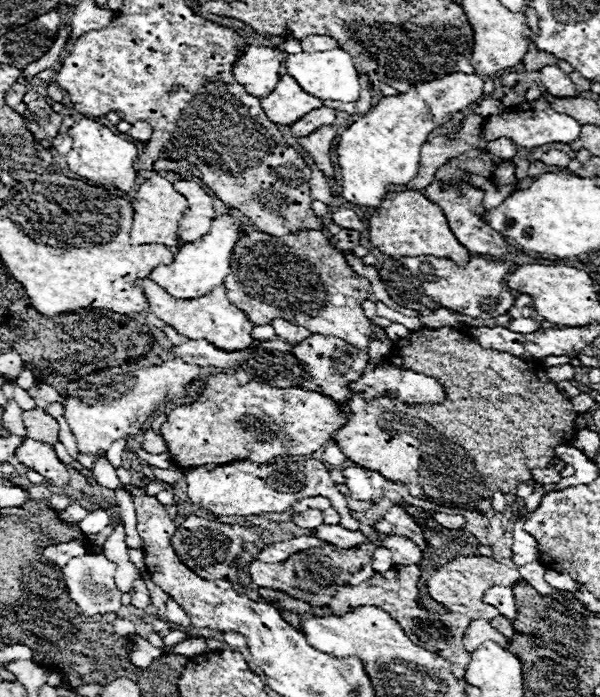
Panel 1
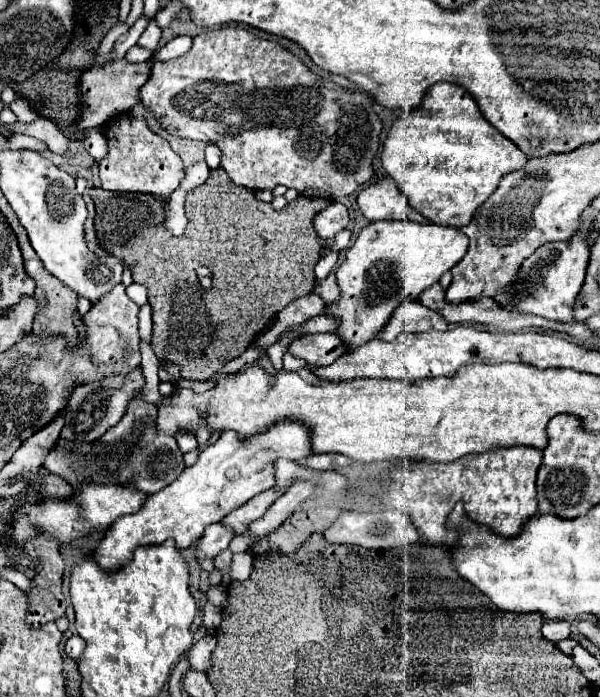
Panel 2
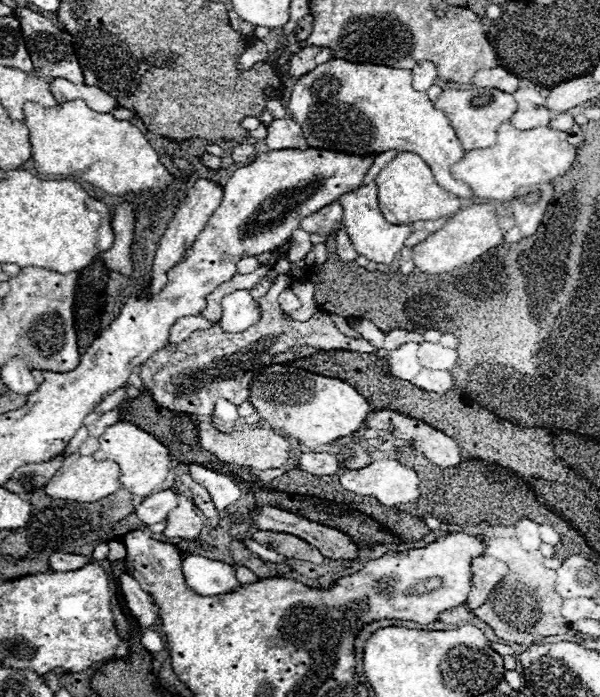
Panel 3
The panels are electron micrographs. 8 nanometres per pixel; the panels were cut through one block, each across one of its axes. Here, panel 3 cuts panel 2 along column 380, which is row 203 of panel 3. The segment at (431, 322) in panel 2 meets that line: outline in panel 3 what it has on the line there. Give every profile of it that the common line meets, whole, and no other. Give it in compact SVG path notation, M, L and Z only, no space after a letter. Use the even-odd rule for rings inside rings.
M332 202L302 220L302 230L320 236L330 236L340 226L342 226L342 206L338 202Z

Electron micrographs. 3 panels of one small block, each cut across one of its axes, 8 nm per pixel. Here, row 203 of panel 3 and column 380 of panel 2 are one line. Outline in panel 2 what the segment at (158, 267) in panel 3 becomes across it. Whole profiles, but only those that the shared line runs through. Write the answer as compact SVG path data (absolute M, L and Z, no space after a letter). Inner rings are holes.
M384 178L358 194L358 206L370 222L378 220L410 220L410 222L428 222L420 212L416 212L406 194L398 190L392 178Z

